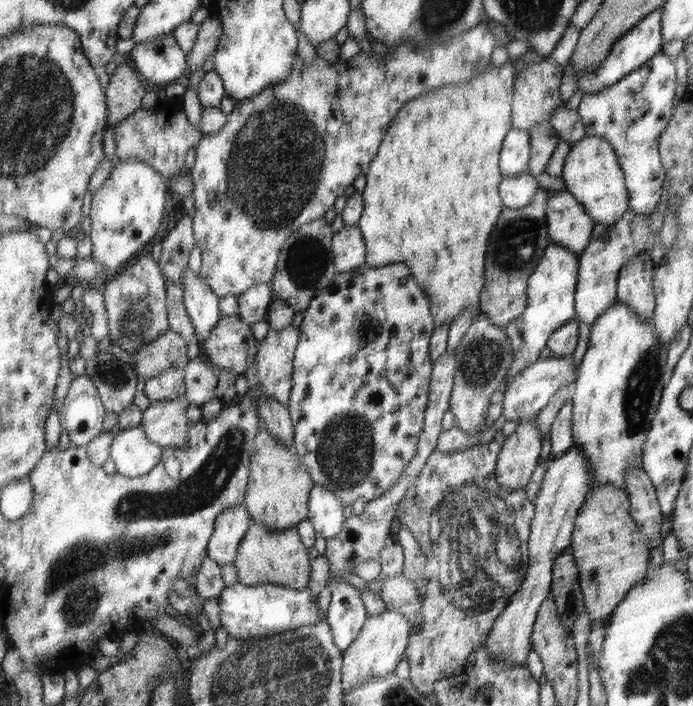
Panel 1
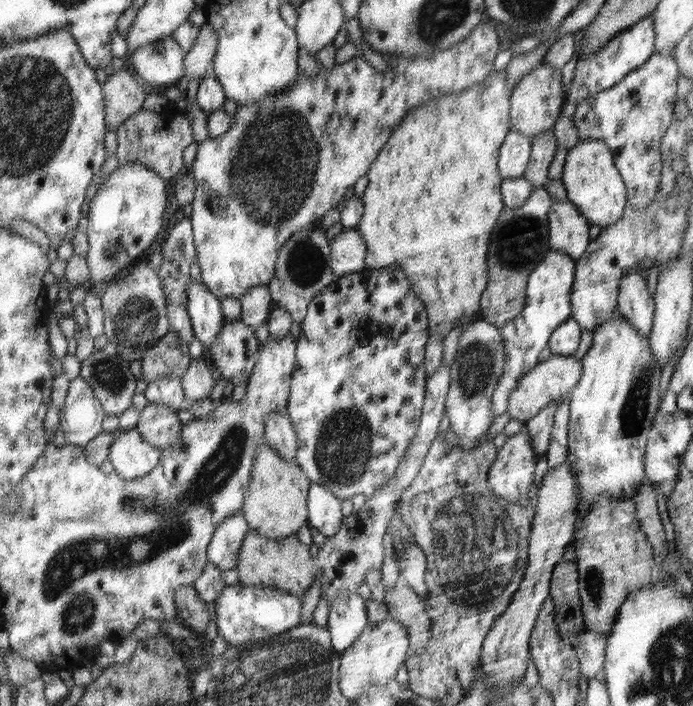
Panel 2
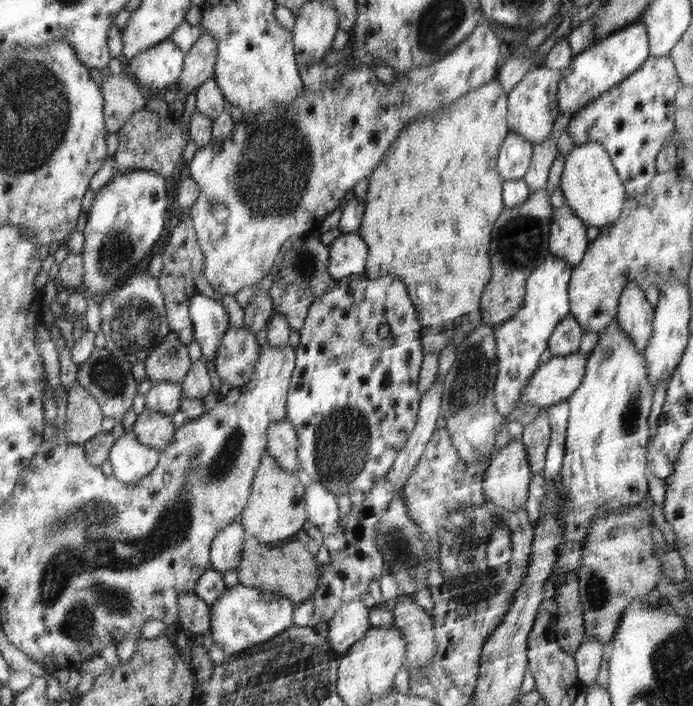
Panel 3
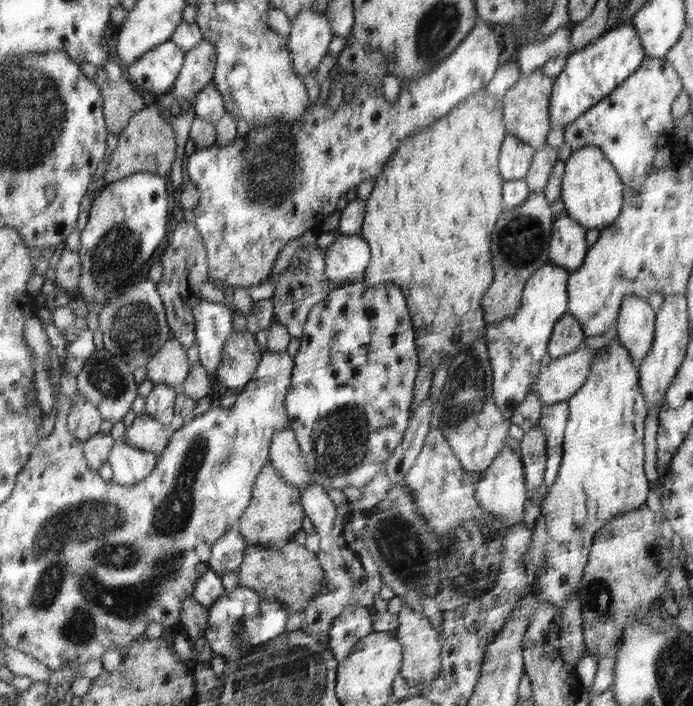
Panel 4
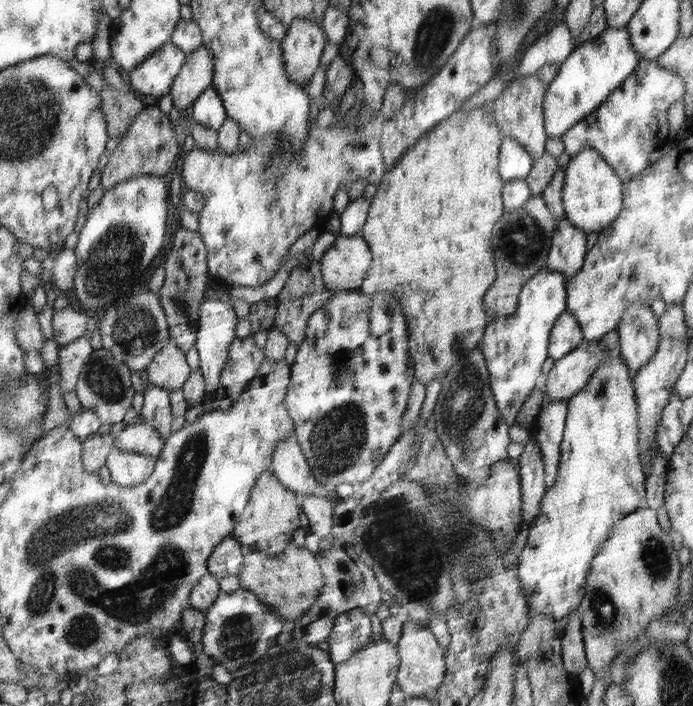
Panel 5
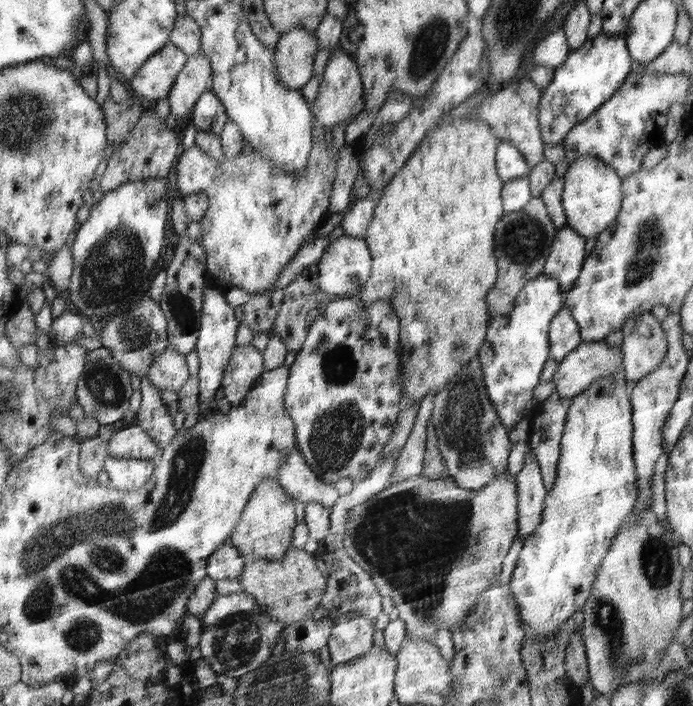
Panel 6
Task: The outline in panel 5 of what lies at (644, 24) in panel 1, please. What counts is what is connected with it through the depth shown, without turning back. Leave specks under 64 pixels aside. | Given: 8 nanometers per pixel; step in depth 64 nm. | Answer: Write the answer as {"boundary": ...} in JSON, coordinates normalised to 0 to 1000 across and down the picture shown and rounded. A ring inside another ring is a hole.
{"boundary":[[[882,38],[867,47],[864,54],[843,59],[811,91],[807,105],[794,118],[784,150],[786,154],[786,180],[789,193],[807,194],[844,170],[859,154],[866,153],[882,136],[898,123],[925,88],[919,69],[913,67],[908,38]]]}

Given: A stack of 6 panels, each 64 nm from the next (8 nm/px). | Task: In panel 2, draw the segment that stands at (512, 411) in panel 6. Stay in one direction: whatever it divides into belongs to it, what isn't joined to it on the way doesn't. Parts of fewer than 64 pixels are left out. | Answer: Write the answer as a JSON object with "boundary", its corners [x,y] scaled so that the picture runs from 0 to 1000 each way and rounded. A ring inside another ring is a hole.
{"boundary":[[[797,351],[784,371],[765,388],[756,442],[724,465],[733,510],[711,559],[714,589],[734,584],[734,562],[749,540],[779,516],[778,504],[786,493],[794,492],[795,477],[828,448],[825,422],[831,384],[833,374],[824,361]]]}

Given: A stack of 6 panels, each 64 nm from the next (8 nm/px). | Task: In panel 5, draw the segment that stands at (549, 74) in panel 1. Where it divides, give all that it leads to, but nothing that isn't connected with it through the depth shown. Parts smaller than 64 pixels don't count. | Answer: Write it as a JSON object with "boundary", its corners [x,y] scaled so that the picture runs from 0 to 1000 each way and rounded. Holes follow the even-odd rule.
{"boundary":[[[775,103],[756,109],[747,108],[739,119],[714,142],[714,169],[723,180],[727,194],[737,194],[749,200],[769,225],[781,222],[786,217],[786,201],[789,201],[789,180],[786,180],[786,154],[784,144],[794,119],[785,116]]]}

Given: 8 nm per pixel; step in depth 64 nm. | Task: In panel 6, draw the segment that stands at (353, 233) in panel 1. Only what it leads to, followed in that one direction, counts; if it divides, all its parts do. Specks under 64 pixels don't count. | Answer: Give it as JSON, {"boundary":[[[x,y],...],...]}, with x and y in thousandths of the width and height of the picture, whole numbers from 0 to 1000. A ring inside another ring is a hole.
{"boundary":[[[495,331],[472,350],[457,371],[456,381],[463,409],[482,425],[515,419],[535,394],[538,373],[534,347],[525,337]]]}

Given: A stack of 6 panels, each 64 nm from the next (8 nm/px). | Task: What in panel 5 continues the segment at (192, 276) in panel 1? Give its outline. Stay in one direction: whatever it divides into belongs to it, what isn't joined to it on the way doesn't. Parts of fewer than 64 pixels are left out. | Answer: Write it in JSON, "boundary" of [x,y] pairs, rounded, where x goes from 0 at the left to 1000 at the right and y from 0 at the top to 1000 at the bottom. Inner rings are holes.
{"boundary":[[[296,425],[289,432],[287,466],[283,493],[289,504],[289,523],[296,531],[296,551],[299,555],[319,550],[319,527],[325,523],[330,493],[339,483],[339,465],[342,465],[343,446],[330,428],[319,425]]]}

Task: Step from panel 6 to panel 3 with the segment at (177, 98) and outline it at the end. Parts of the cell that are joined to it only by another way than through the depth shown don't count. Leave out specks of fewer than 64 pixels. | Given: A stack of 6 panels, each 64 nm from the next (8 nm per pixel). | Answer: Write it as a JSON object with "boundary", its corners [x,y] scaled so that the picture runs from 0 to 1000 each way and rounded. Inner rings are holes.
{"boundary":[[[293,44],[281,65],[268,75],[268,88],[258,127],[267,132],[283,132],[299,113],[309,110],[315,81],[313,55],[304,47]]]}

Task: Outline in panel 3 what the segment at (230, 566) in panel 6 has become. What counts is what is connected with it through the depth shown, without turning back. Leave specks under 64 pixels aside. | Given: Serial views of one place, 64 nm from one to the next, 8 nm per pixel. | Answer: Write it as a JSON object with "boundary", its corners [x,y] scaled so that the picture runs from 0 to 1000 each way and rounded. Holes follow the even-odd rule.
{"boundary":[[[348,735],[322,748],[304,772],[306,806],[319,812],[343,809],[351,793],[351,775],[356,762]]]}

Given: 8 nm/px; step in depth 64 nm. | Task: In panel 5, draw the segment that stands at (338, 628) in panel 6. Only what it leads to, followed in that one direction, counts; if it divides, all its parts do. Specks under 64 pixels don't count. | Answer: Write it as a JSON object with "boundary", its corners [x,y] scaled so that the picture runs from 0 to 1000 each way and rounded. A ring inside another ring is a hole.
{"boundary":[[[509,863],[492,868],[483,880],[483,887],[473,904],[473,918],[483,941],[498,938],[538,905],[538,887],[530,865]]]}

